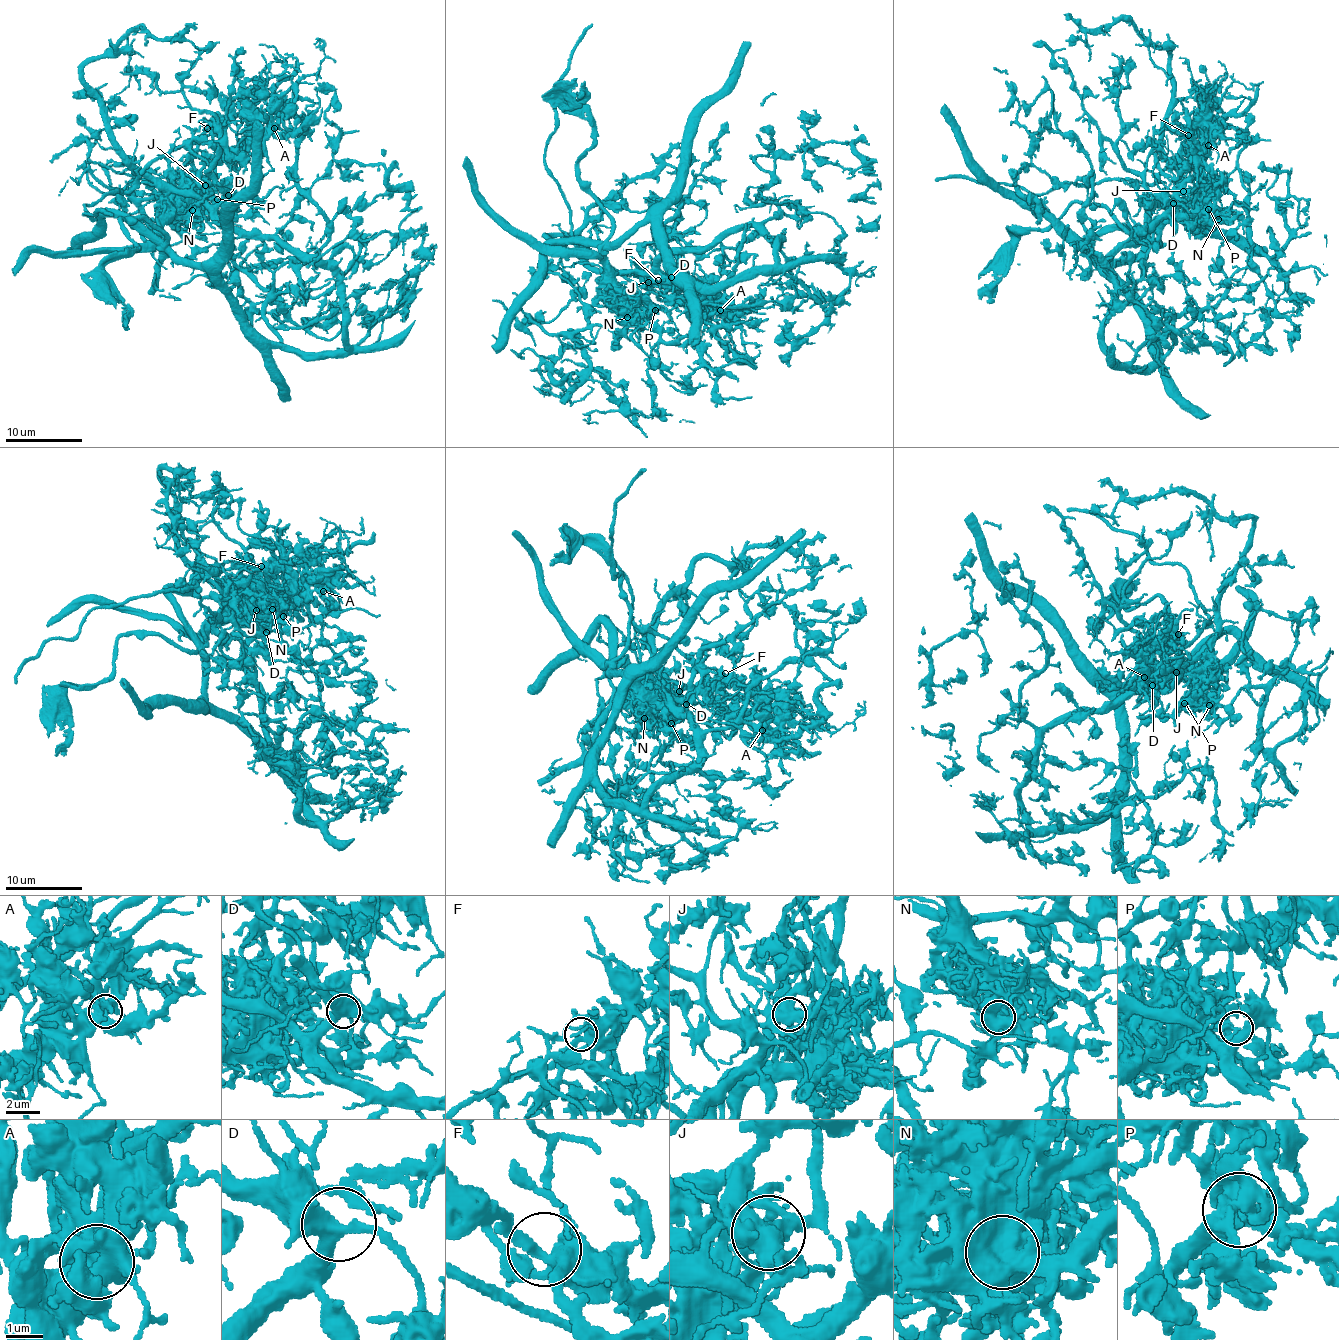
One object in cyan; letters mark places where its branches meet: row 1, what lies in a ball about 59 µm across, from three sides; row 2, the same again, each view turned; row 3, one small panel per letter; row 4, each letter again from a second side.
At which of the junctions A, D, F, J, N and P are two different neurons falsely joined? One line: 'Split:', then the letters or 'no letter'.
Split: J, N

